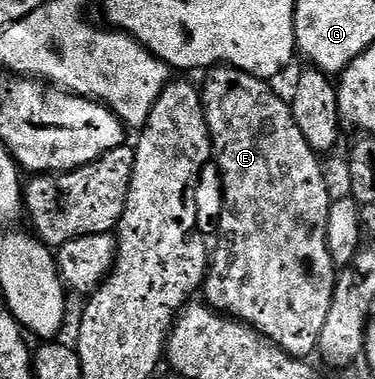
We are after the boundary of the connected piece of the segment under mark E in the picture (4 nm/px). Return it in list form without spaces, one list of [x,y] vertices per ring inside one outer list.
[[[217,65],[209,70],[207,70],[206,76],[208,77],[202,84],[202,96],[204,98],[204,118],[206,123],[210,127],[210,135],[212,136],[212,147],[214,150],[214,165],[220,168],[220,177],[224,180],[224,206],[220,209],[220,234],[216,237],[216,249],[214,245],[214,252],[210,257],[210,268],[208,271],[208,276],[205,277],[202,286],[202,297],[207,304],[211,305],[213,309],[229,316],[235,317],[237,321],[244,321],[246,324],[252,326],[263,335],[263,337],[268,337],[275,343],[275,345],[280,346],[281,349],[286,350],[291,357],[297,359],[308,359],[311,358],[311,353],[317,352],[318,346],[320,344],[320,336],[322,335],[322,327],[326,327],[326,314],[330,311],[330,299],[334,299],[334,287],[336,286],[336,274],[338,272],[338,266],[334,263],[334,259],[330,255],[330,247],[328,246],[328,220],[330,219],[330,207],[332,206],[334,200],[334,193],[328,190],[328,181],[324,178],[324,169],[320,166],[321,158],[318,154],[311,149],[309,143],[306,141],[304,135],[302,135],[302,130],[298,127],[298,123],[295,122],[294,115],[292,114],[292,106],[289,102],[284,101],[278,95],[272,93],[272,85],[269,82],[262,80],[260,77],[255,77],[250,75],[246,71],[241,69],[234,69],[231,65]]]

